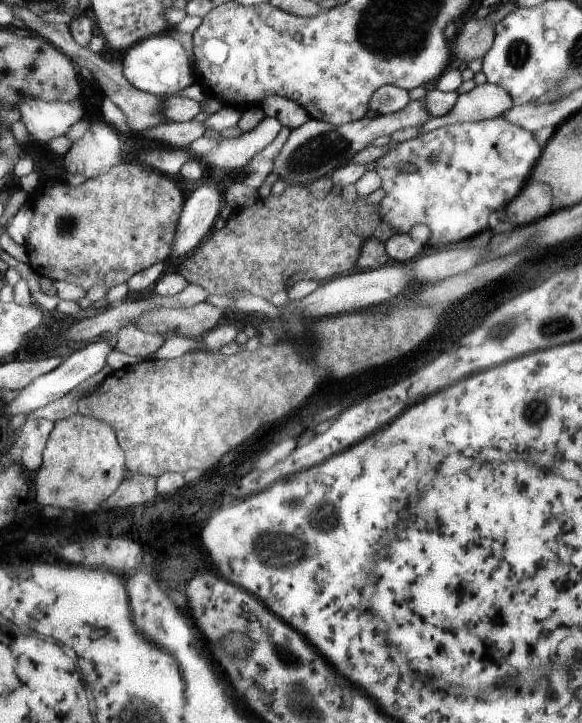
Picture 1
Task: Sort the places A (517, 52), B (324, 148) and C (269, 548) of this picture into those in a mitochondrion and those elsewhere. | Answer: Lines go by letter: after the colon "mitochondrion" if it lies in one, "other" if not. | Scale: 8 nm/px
A: mitochondrion
B: mitochondrion
C: mitochondrion

